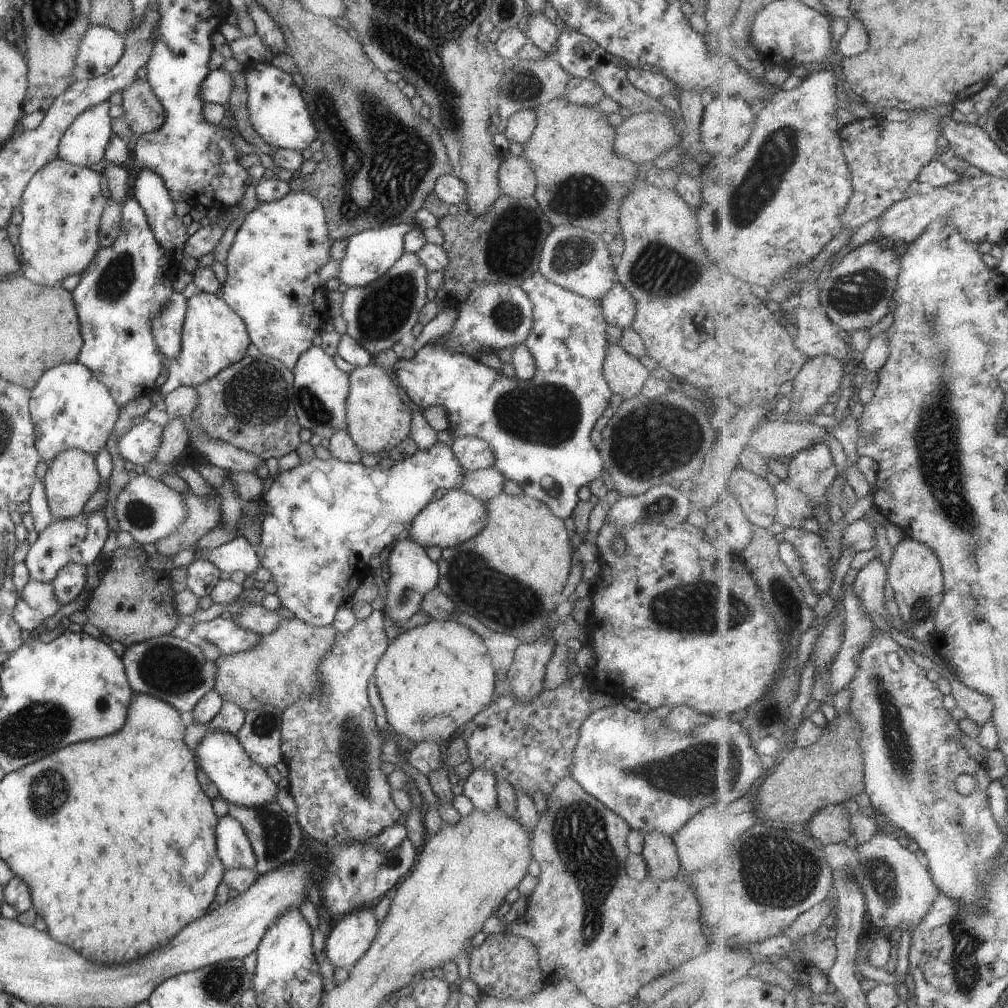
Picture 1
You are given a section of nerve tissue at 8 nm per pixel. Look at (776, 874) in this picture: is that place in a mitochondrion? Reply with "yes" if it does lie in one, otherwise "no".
yes

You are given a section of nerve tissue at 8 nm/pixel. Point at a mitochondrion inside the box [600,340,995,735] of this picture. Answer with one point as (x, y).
(937, 442)

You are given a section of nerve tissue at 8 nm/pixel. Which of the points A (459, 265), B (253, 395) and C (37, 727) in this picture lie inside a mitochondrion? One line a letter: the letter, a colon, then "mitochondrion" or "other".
A: other
B: mitochondrion
C: mitochondrion

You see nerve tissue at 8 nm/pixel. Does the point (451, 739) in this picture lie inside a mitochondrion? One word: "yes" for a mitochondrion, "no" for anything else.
no

